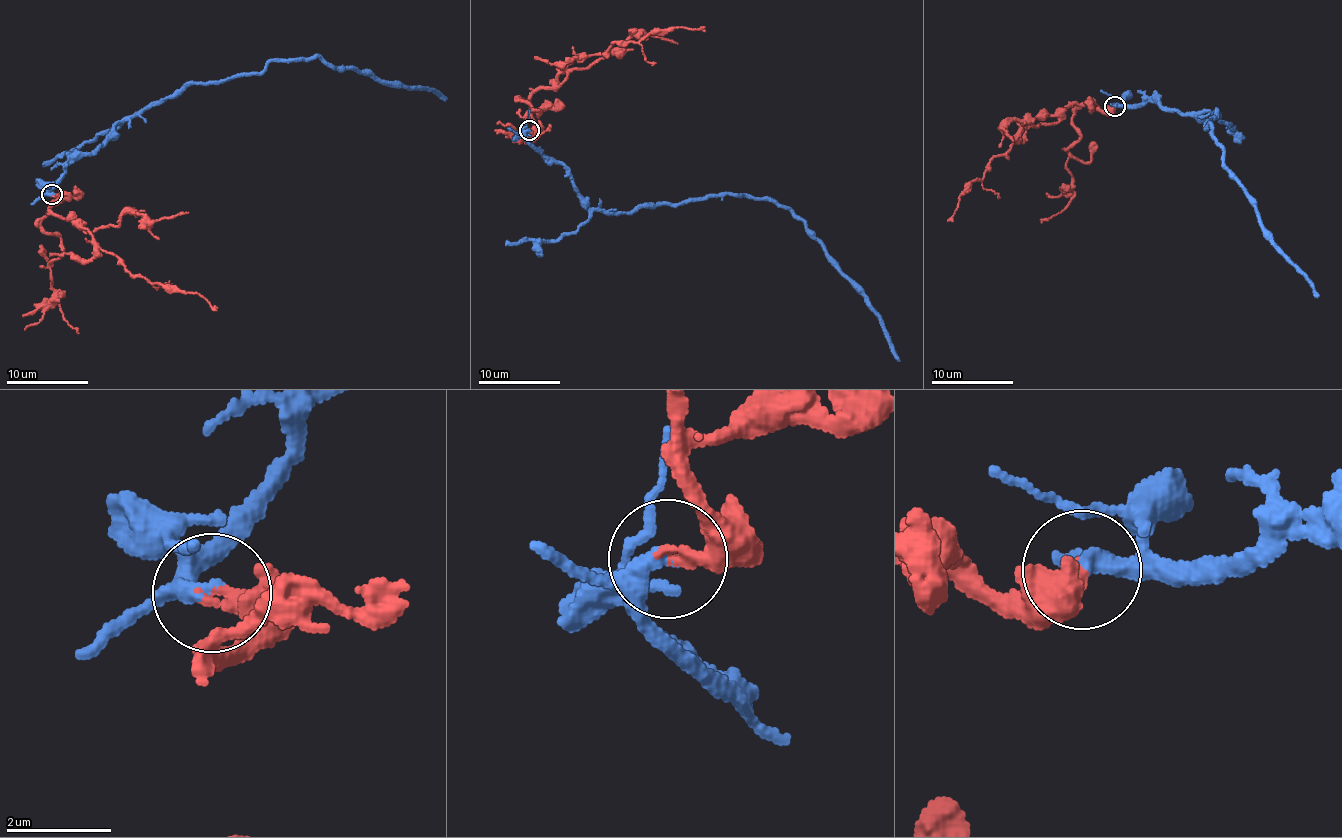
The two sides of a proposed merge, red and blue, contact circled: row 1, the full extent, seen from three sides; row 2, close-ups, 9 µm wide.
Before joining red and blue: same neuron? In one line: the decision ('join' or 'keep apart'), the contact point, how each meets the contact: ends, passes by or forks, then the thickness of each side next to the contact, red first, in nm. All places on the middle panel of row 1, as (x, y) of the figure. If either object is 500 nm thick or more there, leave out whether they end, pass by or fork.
join | (529, 130) | red ends | blue passes by | 280/240 nm

